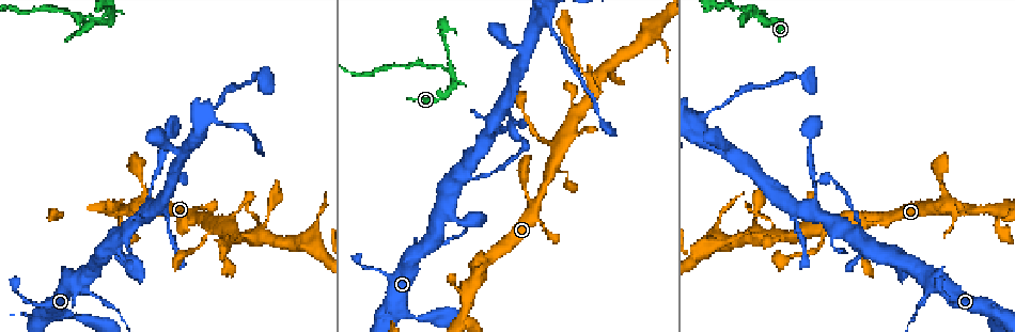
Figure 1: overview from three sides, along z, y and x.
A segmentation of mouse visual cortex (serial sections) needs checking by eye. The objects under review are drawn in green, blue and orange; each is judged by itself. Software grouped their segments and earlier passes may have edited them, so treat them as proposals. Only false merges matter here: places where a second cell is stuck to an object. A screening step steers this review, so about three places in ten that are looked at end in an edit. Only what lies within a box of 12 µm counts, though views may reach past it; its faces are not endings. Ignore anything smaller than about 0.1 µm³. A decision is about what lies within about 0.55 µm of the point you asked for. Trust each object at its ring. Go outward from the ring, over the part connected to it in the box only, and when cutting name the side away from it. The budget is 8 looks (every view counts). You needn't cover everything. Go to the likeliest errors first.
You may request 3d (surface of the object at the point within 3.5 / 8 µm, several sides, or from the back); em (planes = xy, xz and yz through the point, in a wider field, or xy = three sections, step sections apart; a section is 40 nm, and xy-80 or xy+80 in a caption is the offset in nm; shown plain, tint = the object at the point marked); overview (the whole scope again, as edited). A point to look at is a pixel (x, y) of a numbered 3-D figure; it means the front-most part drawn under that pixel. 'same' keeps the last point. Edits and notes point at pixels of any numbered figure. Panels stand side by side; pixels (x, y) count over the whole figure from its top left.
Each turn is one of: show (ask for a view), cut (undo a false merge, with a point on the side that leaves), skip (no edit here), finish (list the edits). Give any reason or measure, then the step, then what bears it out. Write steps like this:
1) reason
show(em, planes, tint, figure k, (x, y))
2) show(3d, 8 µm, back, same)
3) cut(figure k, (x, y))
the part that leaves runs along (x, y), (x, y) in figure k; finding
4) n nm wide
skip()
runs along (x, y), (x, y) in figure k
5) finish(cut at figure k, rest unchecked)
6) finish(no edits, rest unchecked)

three arms meet
show(3d, 3.5 µm, figure 1, (437, 66))

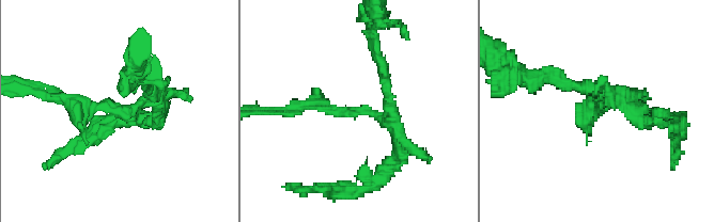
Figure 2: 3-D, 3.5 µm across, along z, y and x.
3 arms; arms of 150, 200, 200 nm; now the EM
show(em, xy, step 2, tint, figure 2, (119, 110))

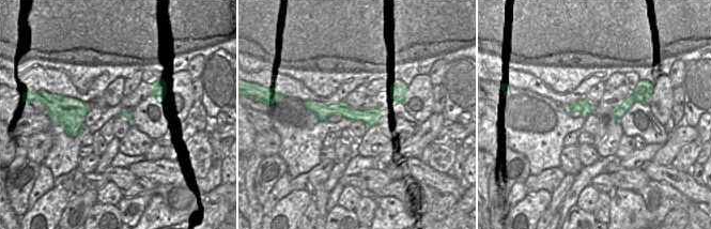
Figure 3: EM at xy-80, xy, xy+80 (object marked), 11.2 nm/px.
show(em, xy, step 1, tint, same)

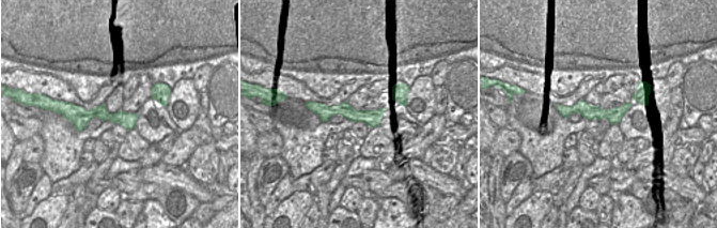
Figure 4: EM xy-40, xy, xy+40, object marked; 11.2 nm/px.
cut(figure 2, (101, 106))
the part that leaves runs along (137, 104), (78, 107), (45, 91) in figure 2; two cells meet here

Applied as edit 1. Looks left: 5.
two arms in line, one across
show(3d, 8 µm, figure 1, (85, 285))

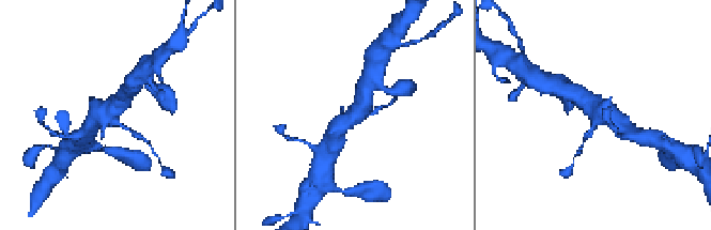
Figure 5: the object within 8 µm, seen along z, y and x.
now the EM
show(em, xy, step 1, tint, figure 5, (597, 120))

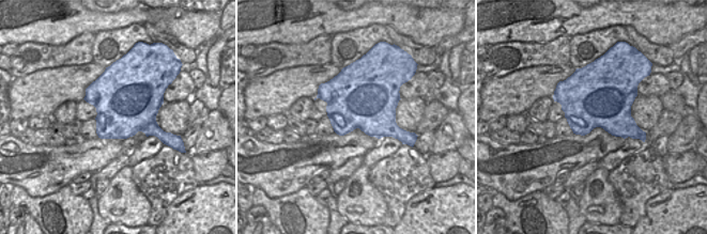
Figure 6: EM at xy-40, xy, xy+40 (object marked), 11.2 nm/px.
skip()
runs along (333, 143), (339, 125), (366, 104) in figure 5; one cell here

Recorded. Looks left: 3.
side arm on a straight run
show(3d, 3.5 µm, figure 1, (463, 315))

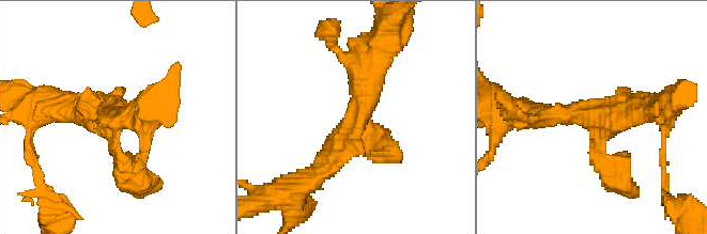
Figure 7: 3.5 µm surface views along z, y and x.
shape alone is not enough
show(em, xy, step 2, tint, figure 7, (355, 116))

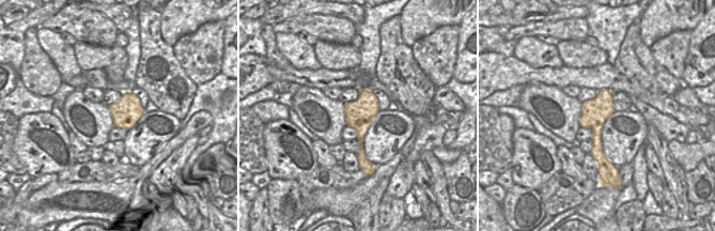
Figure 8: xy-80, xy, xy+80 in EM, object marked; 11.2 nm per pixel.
skip()
runs along (378, 49), (365, 107), (316, 172) in figure 7; one cell here

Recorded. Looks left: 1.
finish(cut at figure 2, rest unchecked)

